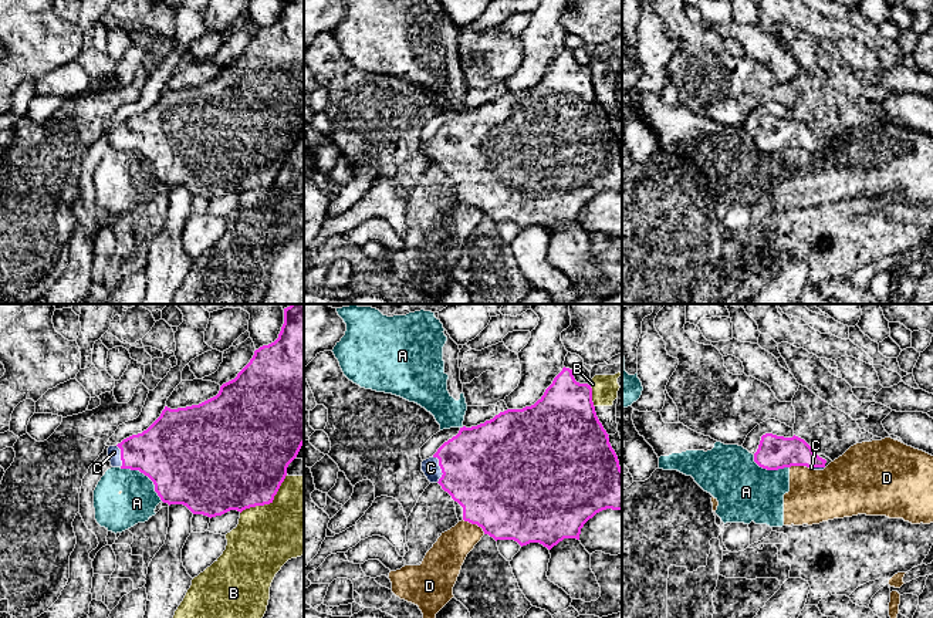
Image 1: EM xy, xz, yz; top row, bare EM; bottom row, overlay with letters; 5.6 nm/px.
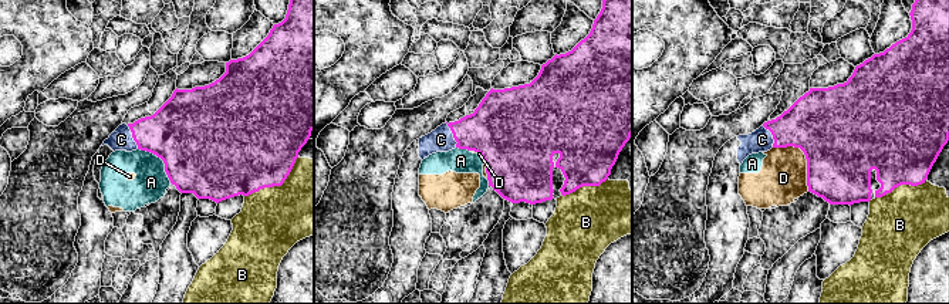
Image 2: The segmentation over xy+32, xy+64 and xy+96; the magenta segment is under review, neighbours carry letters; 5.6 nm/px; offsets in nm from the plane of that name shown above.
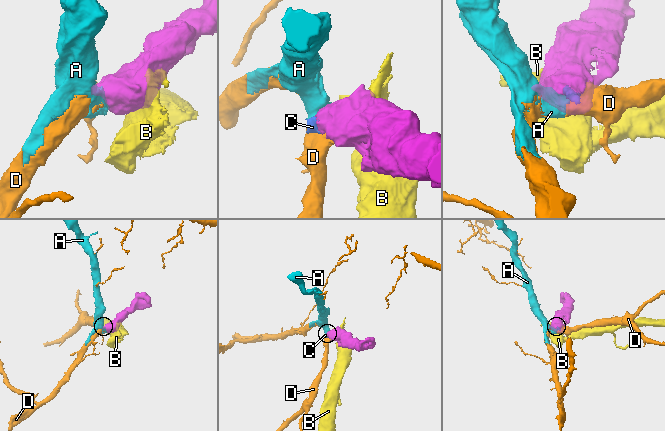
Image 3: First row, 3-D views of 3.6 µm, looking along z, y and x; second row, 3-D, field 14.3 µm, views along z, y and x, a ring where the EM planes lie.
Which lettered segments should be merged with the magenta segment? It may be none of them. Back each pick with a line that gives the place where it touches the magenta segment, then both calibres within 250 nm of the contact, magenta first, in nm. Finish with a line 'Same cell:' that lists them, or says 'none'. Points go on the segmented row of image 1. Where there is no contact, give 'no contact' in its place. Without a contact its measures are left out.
C: meets magenta in xz at (440, 468); 480 nm thick on the magenta side, 100 nm on the other
Same cell: C

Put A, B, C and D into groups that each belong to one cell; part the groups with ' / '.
A D / B / C

